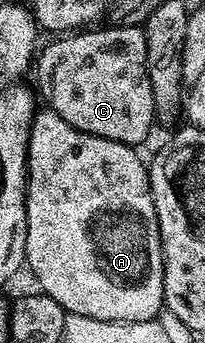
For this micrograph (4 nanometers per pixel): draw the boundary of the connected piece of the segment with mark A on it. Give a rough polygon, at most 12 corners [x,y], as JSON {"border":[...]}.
{"border":[[37,111],[26,268],[67,315],[157,319],[131,144]]}

